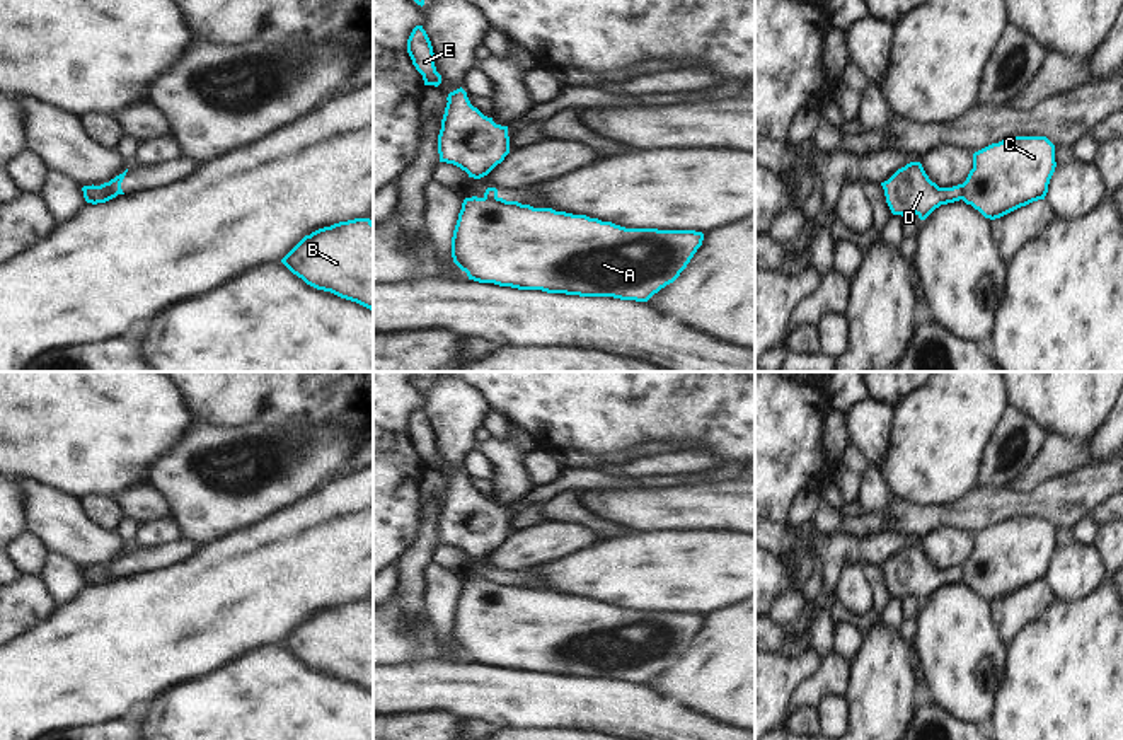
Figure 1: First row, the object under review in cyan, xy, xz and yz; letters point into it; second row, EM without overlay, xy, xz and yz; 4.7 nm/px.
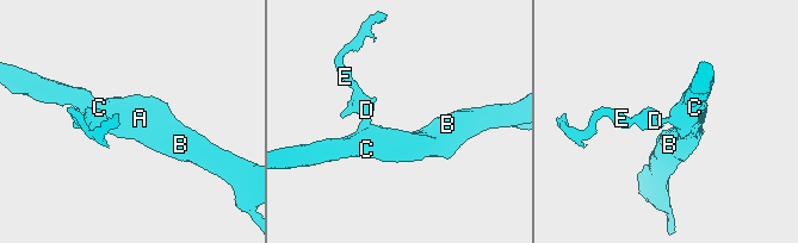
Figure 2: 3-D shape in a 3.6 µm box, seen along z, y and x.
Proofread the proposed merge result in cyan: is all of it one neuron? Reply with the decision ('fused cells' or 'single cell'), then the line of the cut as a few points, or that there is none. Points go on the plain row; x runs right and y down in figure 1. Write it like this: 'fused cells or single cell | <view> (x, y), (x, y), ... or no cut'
fused cells | yz (963, 566), (960, 580)

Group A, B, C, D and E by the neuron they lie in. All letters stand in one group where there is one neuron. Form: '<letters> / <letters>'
A B C / D E

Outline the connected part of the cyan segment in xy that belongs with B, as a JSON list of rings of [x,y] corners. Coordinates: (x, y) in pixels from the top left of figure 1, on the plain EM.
[[[354,600],[305,617],[281,645],[307,667],[373,692],[373,604]]]

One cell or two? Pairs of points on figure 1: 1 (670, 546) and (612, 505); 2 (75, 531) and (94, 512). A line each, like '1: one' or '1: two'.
1: two
2: two

